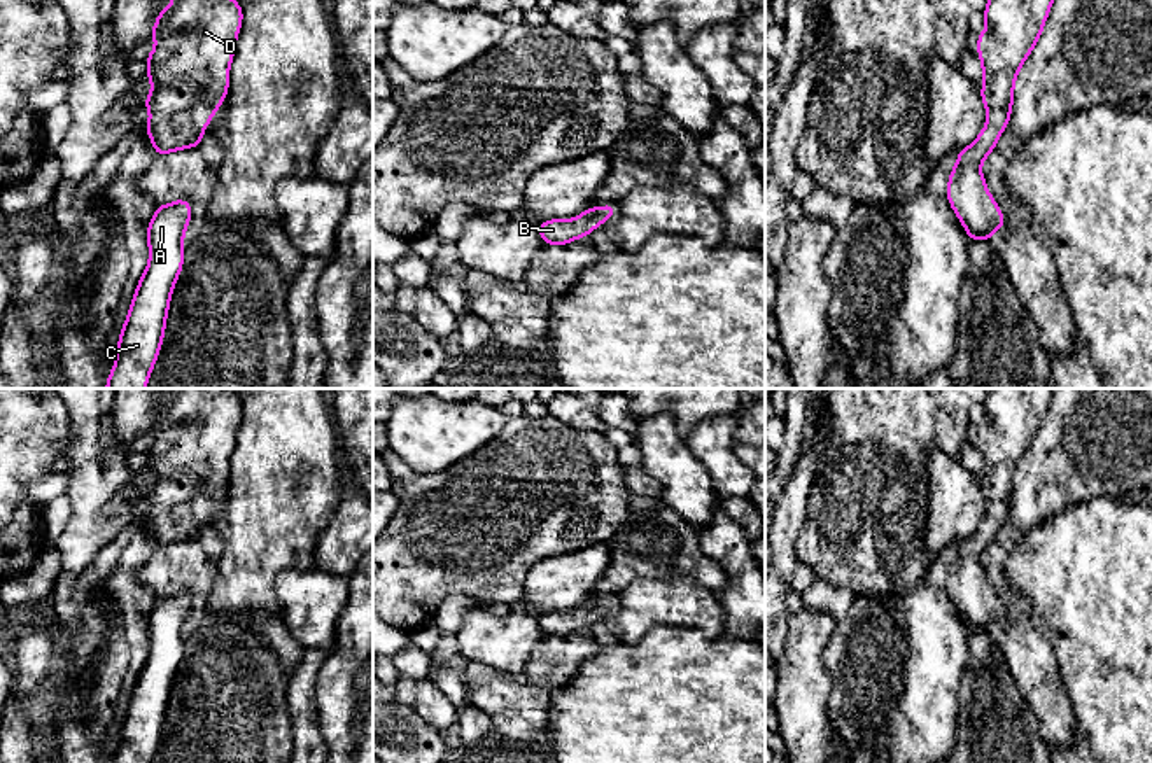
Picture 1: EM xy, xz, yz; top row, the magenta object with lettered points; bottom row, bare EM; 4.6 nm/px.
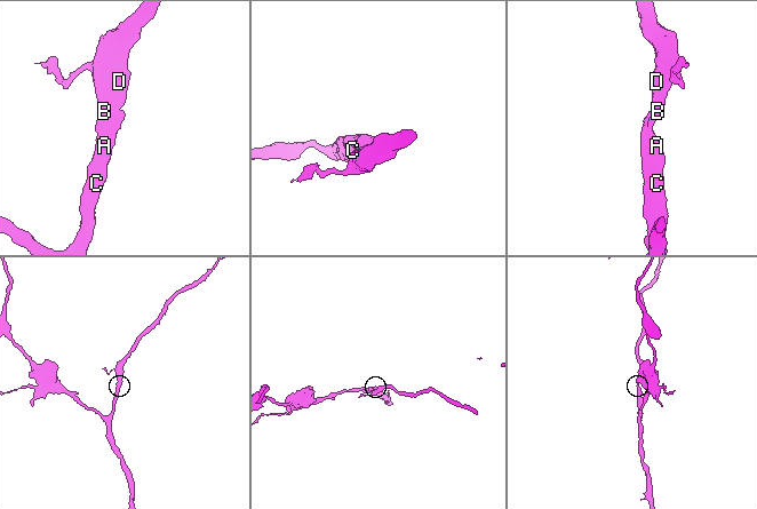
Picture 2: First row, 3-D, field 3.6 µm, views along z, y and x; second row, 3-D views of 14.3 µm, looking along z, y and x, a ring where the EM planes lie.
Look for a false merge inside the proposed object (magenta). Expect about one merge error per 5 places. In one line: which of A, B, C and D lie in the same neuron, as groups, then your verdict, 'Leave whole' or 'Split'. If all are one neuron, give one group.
Groups: A B C D. Leave whole

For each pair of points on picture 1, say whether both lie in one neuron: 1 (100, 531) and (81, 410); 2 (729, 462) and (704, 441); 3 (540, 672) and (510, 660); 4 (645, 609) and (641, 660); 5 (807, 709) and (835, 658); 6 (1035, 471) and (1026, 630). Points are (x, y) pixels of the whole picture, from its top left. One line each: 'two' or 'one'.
1: one
2: one
3: two
4: two
5: two
6: one

